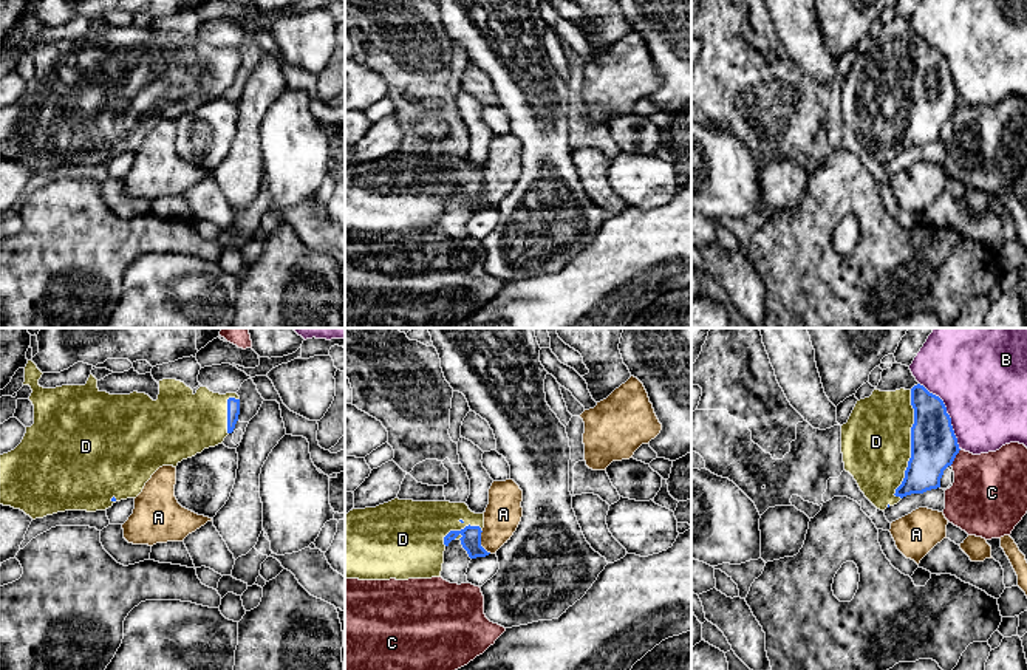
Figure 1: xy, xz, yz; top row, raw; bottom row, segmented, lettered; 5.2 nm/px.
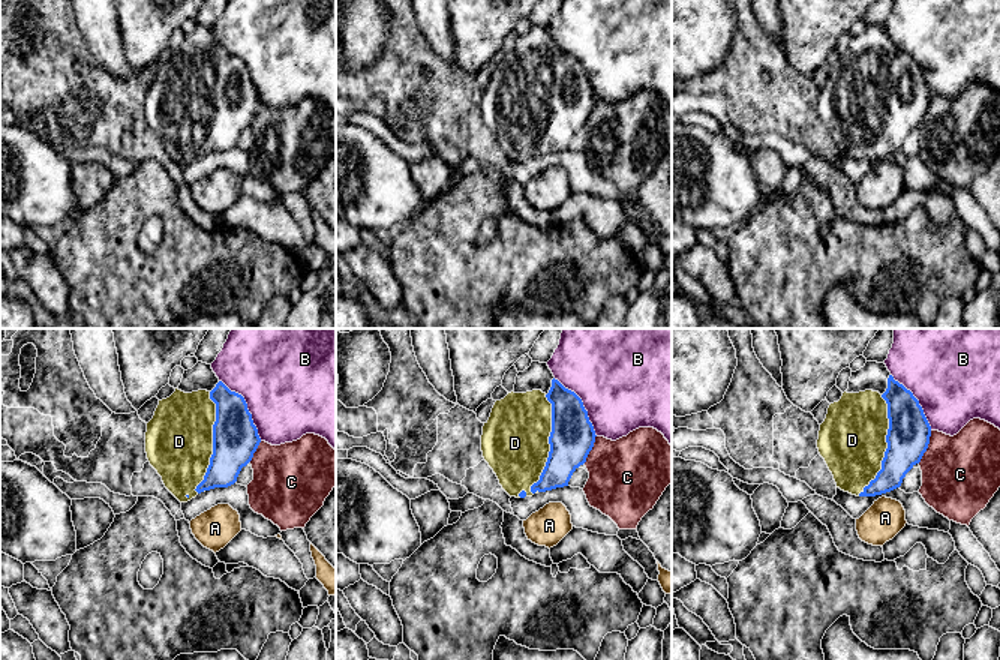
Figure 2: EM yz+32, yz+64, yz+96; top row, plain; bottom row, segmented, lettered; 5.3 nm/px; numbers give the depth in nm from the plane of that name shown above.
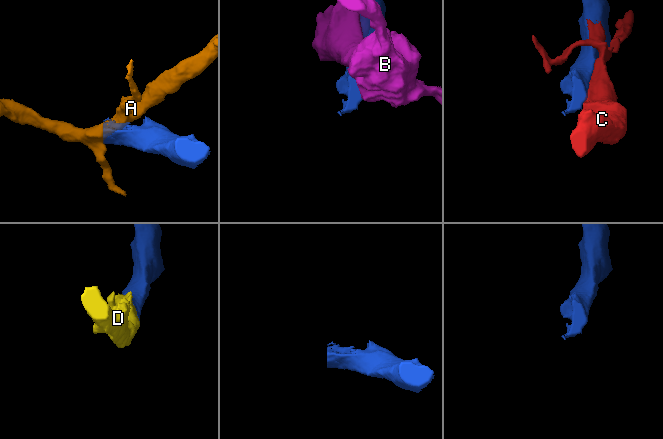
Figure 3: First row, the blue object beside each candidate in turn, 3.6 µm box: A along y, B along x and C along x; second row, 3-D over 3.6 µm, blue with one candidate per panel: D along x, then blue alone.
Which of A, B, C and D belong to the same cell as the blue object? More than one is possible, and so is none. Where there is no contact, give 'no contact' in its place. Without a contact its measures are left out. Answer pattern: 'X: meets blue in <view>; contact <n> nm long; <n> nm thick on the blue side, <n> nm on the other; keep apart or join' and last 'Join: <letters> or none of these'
A: meets blue in xz; contact 130 nm long; 110 nm thick on the blue side, 190 nm on the other; keep apart
B: meets blue in yz; contact 400 nm long; 240 nm thick on the blue side, 440 nm on the other; keep apart
C: meets blue in yz; contact 110 nm long; 240 nm thick on the blue side, 380 nm on the other; keep apart
D: meets blue in yz; contact 550 nm long; 240 nm thick on the blue side, 360 nm on the other; join
Join: D

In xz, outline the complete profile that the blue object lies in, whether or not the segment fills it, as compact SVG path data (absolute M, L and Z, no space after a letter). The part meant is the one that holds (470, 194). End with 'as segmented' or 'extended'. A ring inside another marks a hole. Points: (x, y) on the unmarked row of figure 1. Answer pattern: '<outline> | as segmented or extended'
M394 152L376 161L353 162L345 167L345 232L408 234L441 231L444 204L452 193L459 193L470 212L490 207L481 200L483 181L484 166L475 167L466 156Z | extended

